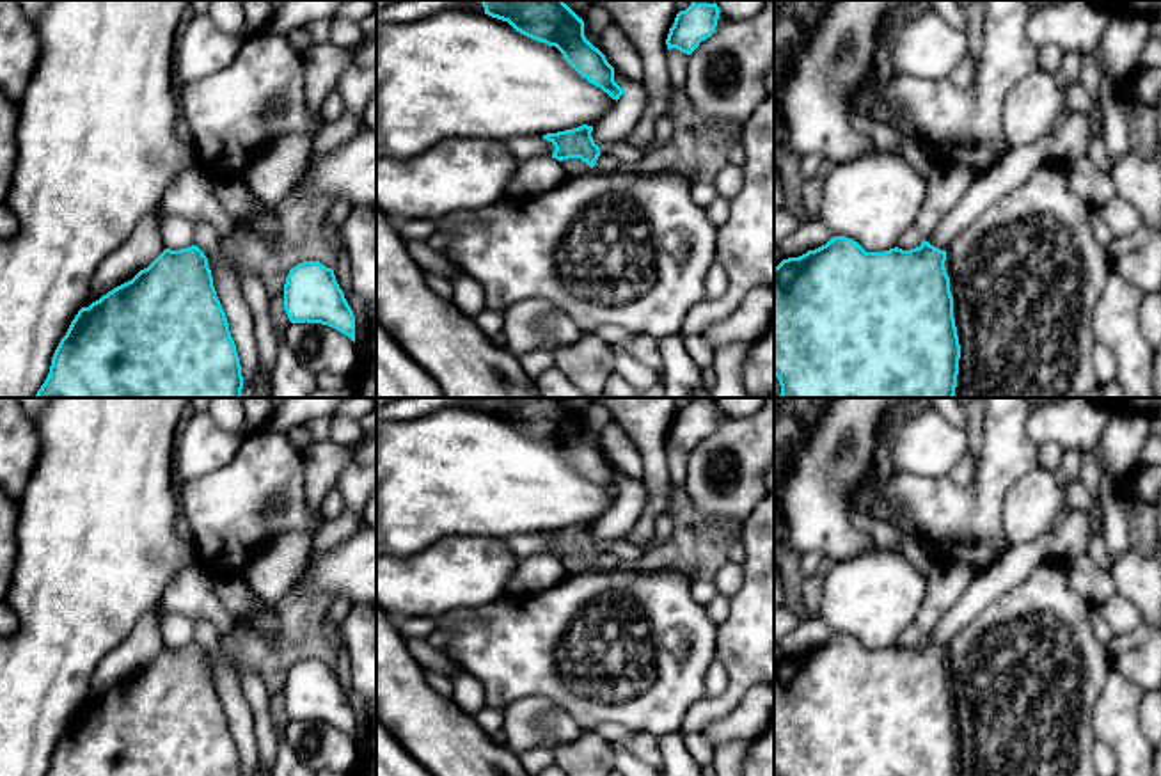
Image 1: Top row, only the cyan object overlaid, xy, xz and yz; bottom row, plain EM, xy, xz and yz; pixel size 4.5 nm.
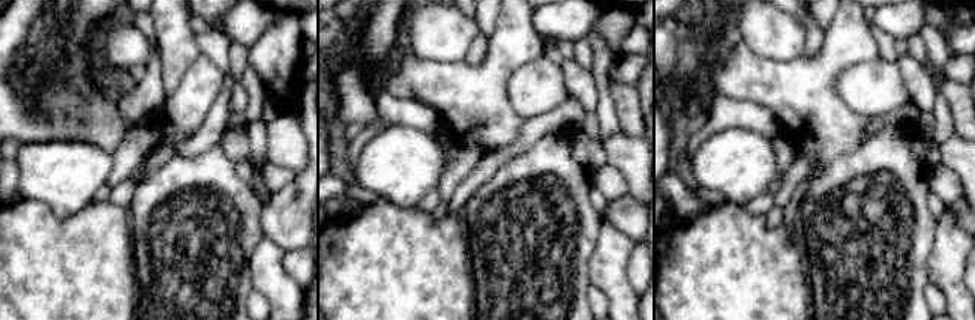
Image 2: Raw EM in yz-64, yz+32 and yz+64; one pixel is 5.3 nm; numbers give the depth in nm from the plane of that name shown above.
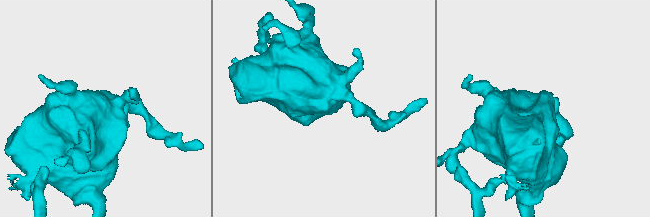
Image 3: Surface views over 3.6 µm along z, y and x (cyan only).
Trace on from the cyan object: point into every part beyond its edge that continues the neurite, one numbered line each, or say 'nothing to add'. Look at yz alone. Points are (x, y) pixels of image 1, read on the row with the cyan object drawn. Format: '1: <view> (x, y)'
nothing to add

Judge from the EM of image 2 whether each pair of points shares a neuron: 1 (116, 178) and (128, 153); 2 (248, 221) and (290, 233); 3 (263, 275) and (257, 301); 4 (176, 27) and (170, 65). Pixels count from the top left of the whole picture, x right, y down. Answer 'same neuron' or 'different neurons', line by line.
1: same neuron
2: different neurons
3: different neurons
4: same neuron

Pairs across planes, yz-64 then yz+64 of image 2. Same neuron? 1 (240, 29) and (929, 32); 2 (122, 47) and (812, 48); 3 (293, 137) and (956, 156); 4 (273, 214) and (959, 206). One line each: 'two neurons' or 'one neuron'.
1: two neurons
2: two neurons
3: one neuron
4: one neuron

